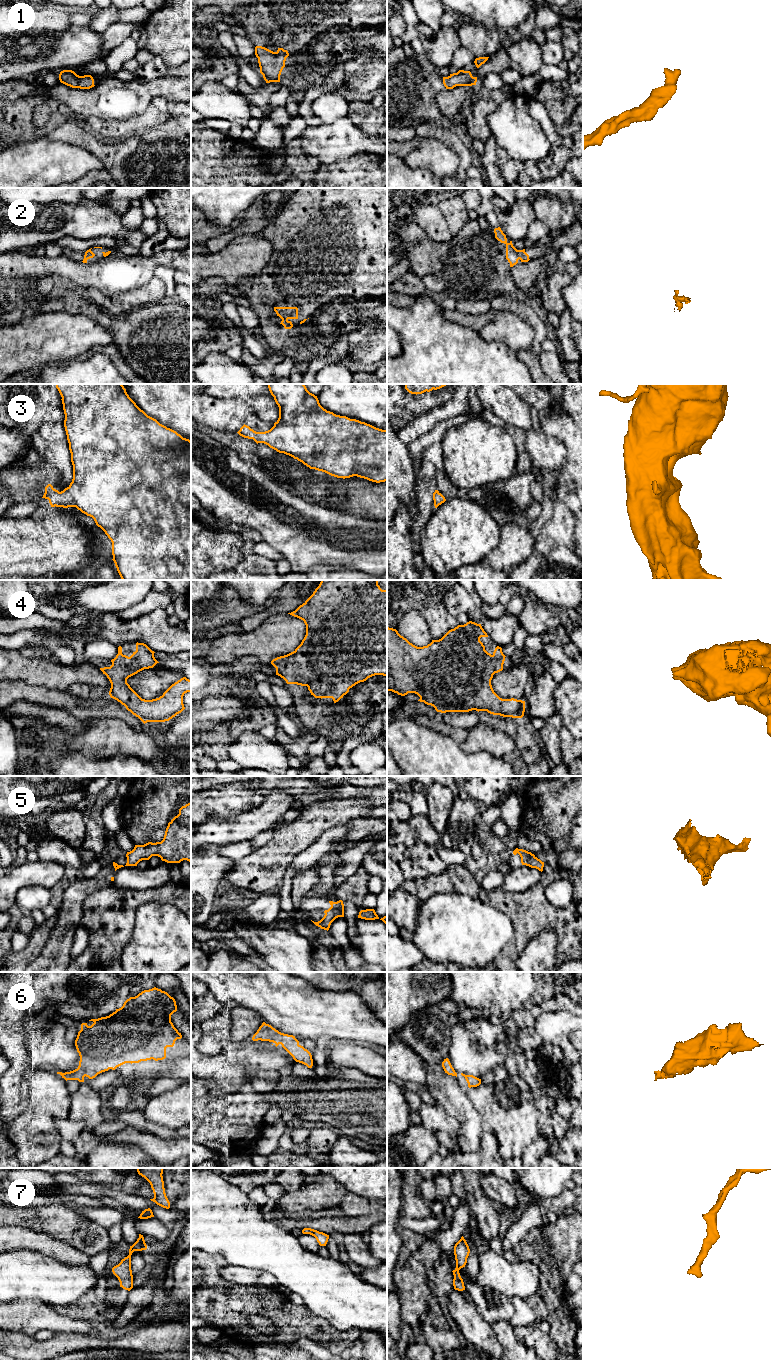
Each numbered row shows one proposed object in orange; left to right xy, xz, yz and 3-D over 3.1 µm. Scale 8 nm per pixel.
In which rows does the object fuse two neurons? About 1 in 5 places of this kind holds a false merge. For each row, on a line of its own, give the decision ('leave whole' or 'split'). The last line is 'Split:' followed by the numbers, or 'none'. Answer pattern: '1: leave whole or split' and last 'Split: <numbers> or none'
1: leave whole
2: leave whole
3: leave whole
4: leave whole
5: leave whole
6: leave whole
7: leave whole
Split: none

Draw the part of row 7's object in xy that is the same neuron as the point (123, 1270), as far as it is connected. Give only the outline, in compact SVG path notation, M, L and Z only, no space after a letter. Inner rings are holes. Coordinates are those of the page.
M139 1234L137 1241L130 1246L129 1255L121 1260L121 1262L112 1268L113 1274L118 1278L120 1287L130 1291L133 1288L133 1275L131 1270L131 1255L134 1251L146 1250L147 1245L145 1243L143 1235Z

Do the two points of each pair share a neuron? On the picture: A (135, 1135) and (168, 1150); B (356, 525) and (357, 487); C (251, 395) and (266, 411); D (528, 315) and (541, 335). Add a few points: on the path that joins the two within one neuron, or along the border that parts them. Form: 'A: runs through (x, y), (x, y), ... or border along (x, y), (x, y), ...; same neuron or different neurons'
A: runs through (143, 1140), (160, 1150); same neuron
B: border along (334, 508), (342, 512), (376, 520); different neurons
C: runs through (255, 399), (263, 407); same neuron
D: runs through (533, 320), (540, 327), (540, 330); same neuron

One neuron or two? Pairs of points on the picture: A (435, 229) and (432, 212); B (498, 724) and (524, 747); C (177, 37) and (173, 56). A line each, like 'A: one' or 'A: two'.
A: one
B: one
C: one

